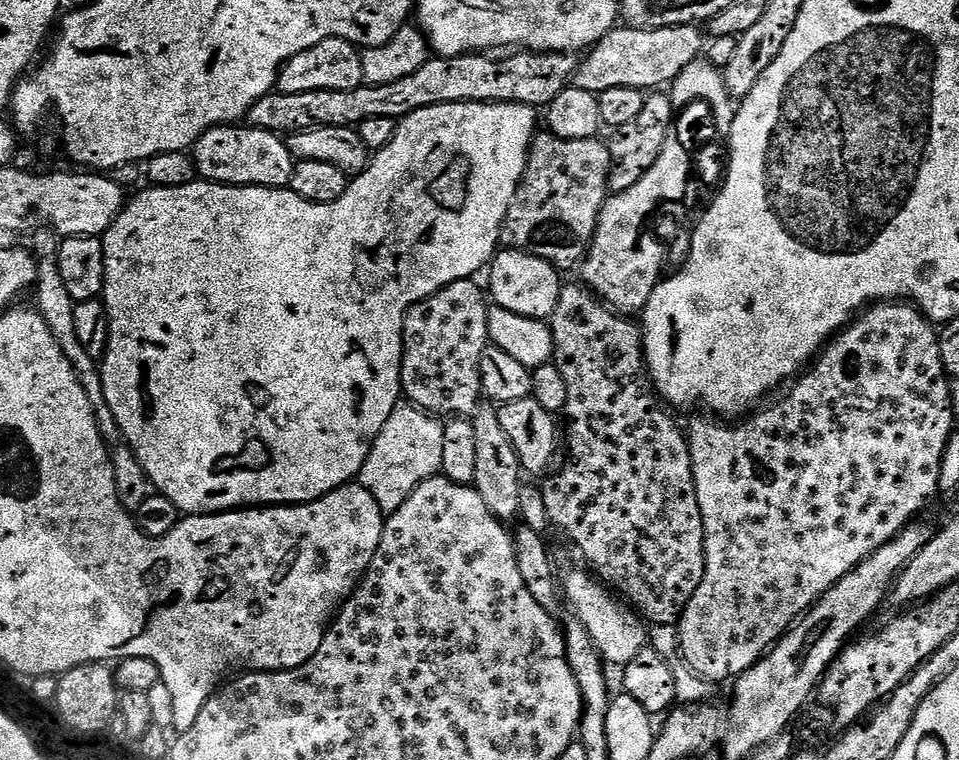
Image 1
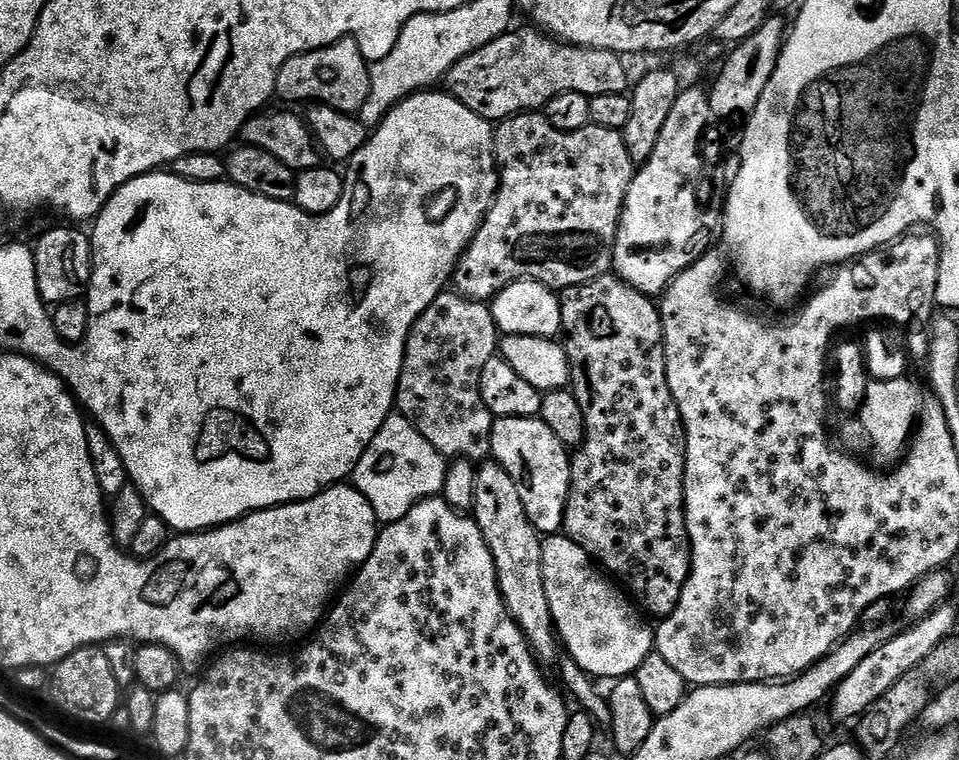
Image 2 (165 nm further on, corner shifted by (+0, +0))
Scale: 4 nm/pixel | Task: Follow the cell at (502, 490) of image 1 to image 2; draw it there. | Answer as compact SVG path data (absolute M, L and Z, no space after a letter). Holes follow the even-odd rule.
M484 462L476 469L478 486L474 486L471 515L490 546L498 574L498 586L509 614L522 630L536 663L555 665L562 655L555 624L552 623L550 602L546 602L546 582L542 578L542 536L526 518L526 506L518 495L518 486L506 470L495 462Z

